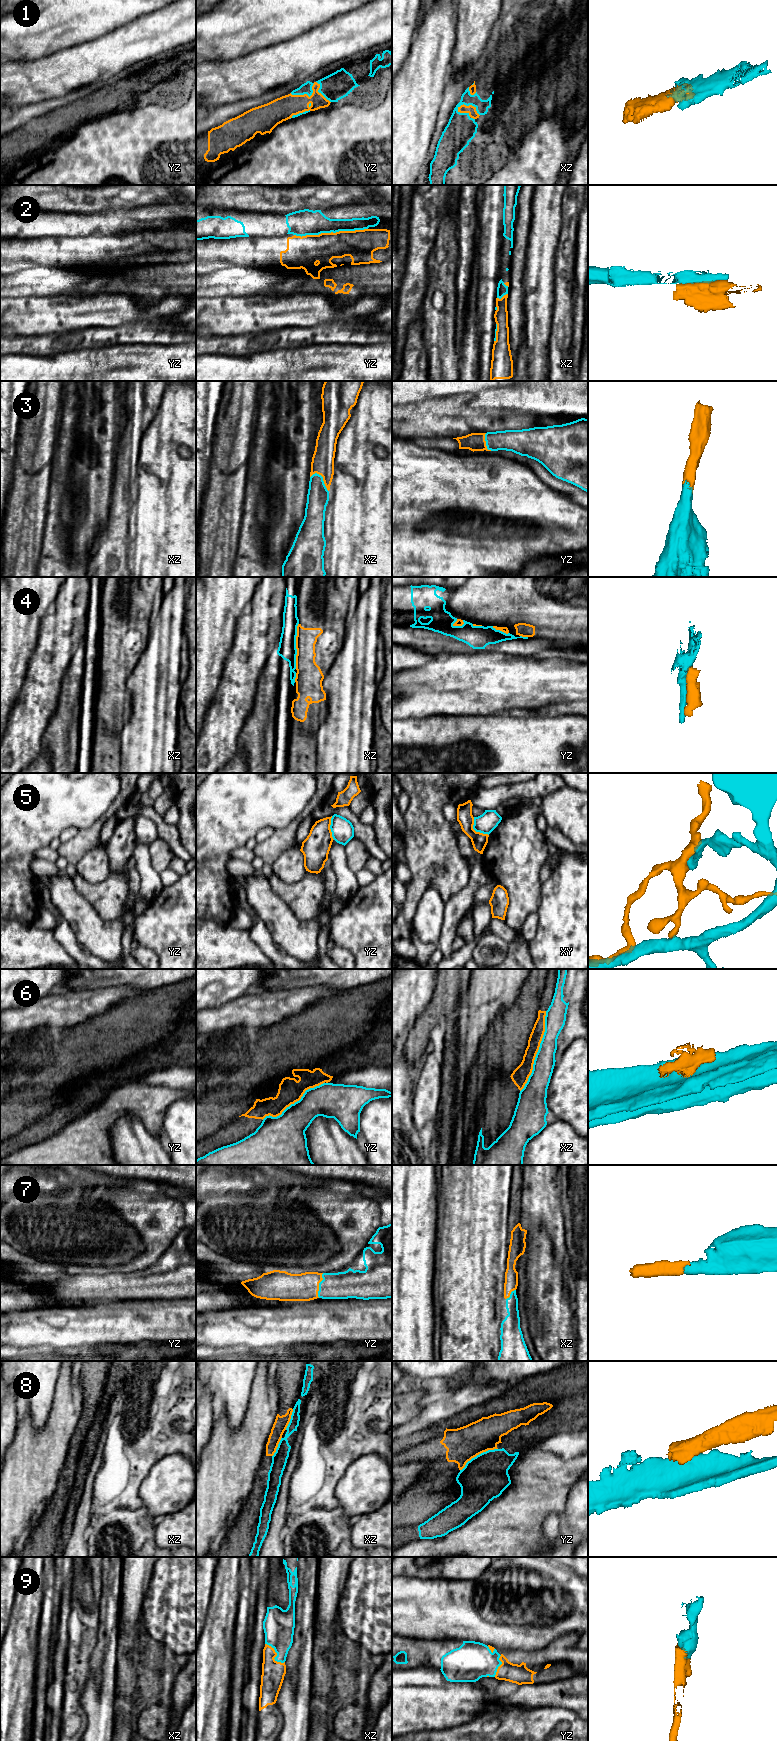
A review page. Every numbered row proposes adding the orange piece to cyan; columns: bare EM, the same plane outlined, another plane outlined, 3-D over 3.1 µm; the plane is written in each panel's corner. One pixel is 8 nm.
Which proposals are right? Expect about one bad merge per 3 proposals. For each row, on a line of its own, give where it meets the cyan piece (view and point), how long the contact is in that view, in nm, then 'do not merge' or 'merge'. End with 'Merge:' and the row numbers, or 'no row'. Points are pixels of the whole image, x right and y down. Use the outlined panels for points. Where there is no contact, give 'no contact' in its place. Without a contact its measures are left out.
1: contact xz (470, 104); length 200 nm; merge
2: contact yz (330, 232); length 600 nm; do not merge
3: contact xz (322, 480); length 200 nm; merge
4: contact xz (295, 646); length 360 nm; do not merge
5: contact xy (475, 830); length 200 nm; do not merge
6: contact xz (538, 1051); length 700 nm; do not merge
7: contact yz (319, 1285); length 200 nm; merge
8: contact yz (479, 1454); length 360 nm; do not merge
9: contact xz (277, 1654); length 220 nm; merge
Merge: 1, 3, 7, 9

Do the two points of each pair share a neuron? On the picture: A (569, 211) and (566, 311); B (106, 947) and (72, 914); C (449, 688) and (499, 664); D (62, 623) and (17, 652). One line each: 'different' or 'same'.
A: same
B: same
C: same
D: different

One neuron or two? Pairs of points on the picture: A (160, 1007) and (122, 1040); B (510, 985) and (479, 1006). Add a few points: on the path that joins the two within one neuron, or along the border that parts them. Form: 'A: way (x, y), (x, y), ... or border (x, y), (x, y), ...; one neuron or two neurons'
A: way (151, 1016), (139, 1028), (134, 1028), (131, 1031); one neuron
B: way (502, 985), (487, 998); one neuron

